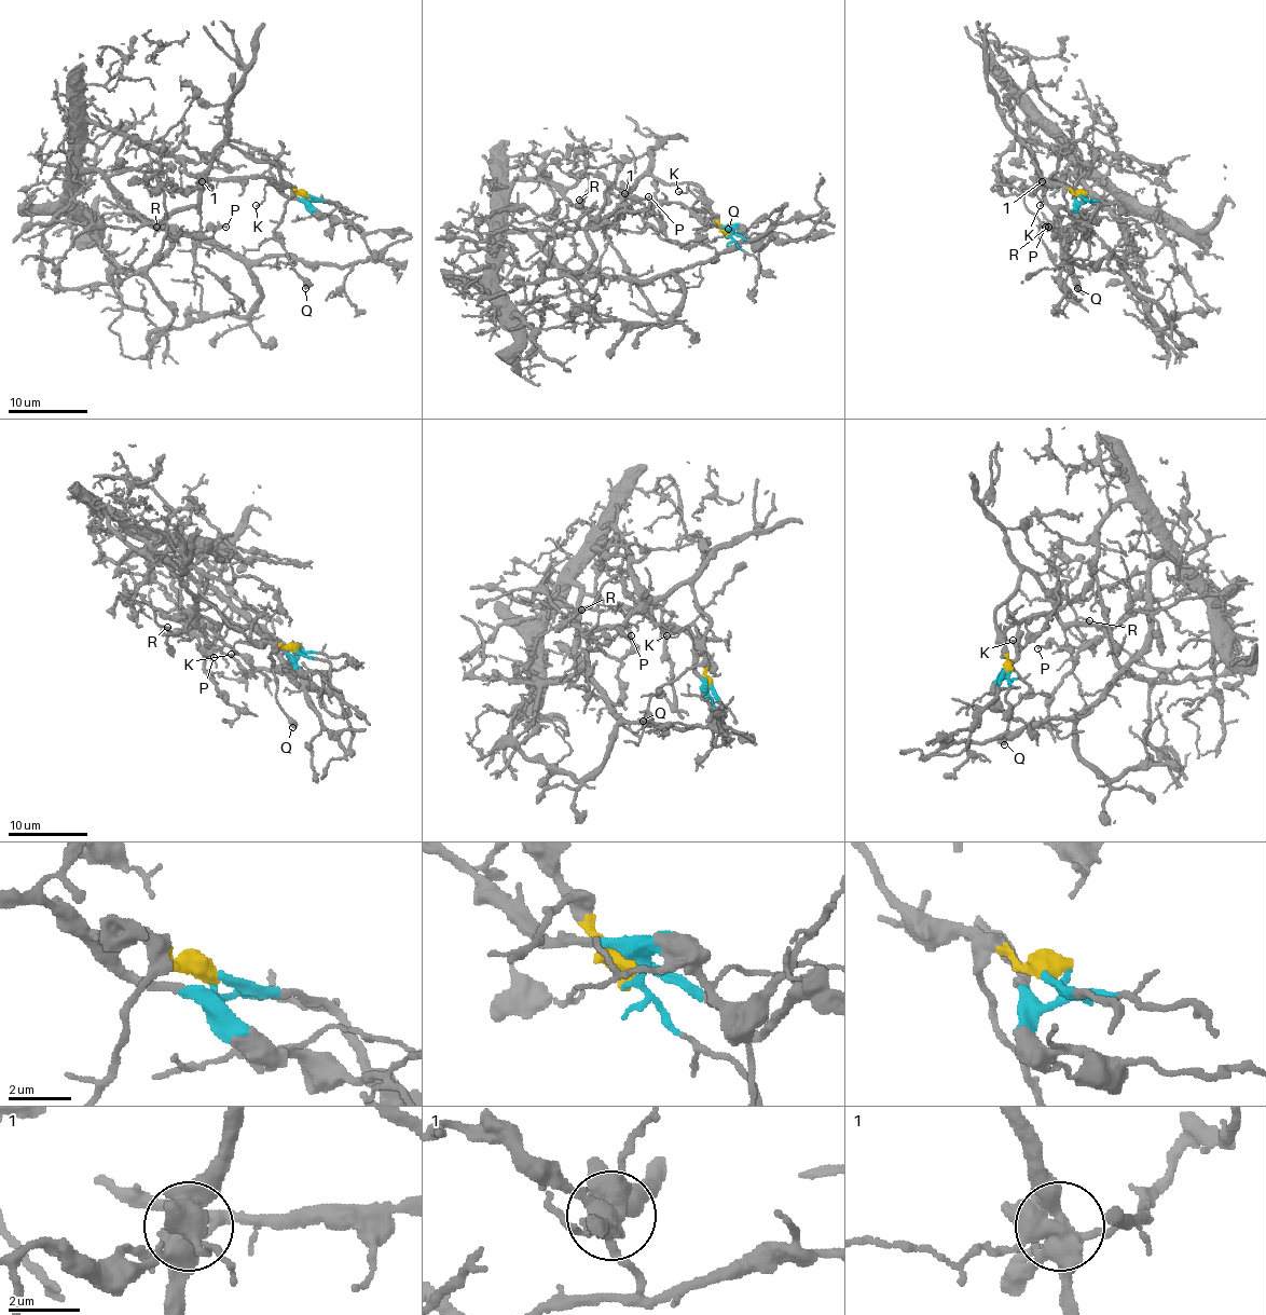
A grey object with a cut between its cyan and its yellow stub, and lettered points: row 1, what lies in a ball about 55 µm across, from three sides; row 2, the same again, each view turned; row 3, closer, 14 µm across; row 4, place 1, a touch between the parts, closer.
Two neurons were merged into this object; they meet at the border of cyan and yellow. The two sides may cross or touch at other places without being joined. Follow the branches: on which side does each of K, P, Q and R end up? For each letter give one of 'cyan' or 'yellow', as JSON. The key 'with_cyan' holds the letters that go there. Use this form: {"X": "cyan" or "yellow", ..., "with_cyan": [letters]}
{"K": "yellow", "P": "yellow", "Q": "yellow", "R": "yellow", "with_cyan": []}

